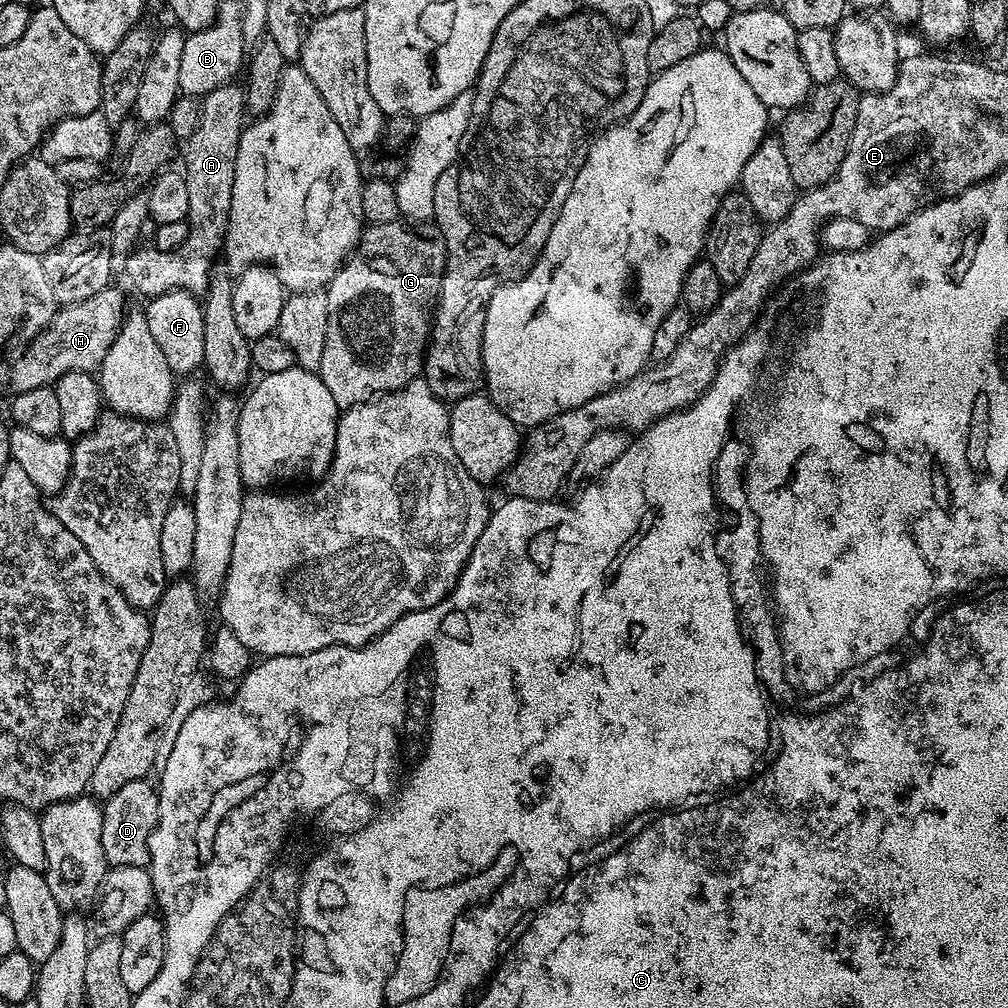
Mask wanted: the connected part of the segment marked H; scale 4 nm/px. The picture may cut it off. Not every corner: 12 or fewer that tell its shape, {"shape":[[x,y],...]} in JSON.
{"shape":[[116,286],[63,305],[9,366],[9,393],[95,373],[125,319]]}

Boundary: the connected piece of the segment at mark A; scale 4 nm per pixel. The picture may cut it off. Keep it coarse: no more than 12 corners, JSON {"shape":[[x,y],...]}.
{"shape":[[244,89],[199,101],[182,171],[186,242],[140,246],[123,275],[144,298],[204,294],[224,246]]}

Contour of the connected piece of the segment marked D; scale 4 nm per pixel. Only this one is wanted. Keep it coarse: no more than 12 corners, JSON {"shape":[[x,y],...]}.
{"shape":[[145,778],[103,801],[109,865],[145,867],[160,794]]}

